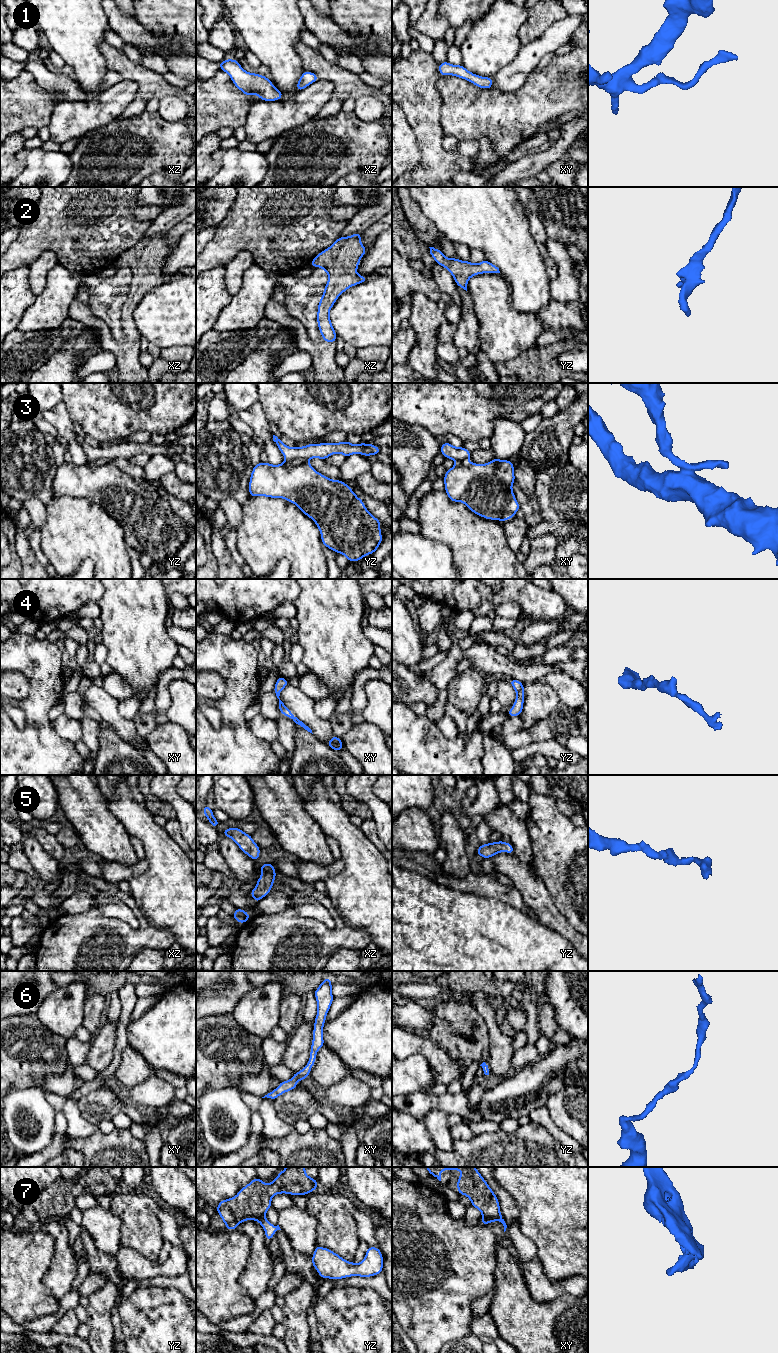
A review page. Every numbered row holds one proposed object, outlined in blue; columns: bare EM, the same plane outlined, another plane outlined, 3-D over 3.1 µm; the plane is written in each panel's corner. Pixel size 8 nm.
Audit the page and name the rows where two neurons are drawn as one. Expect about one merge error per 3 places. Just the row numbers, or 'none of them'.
3, 7

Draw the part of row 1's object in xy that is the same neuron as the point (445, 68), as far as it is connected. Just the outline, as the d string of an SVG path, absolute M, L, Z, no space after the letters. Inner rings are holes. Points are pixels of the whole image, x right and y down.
M445 61L439 63L438 71L441 74L441 76L456 76L470 81L472 84L479 88L490 89L493 85L493 80L491 77L482 77L473 74L472 72L468 71L463 65L453 65Z

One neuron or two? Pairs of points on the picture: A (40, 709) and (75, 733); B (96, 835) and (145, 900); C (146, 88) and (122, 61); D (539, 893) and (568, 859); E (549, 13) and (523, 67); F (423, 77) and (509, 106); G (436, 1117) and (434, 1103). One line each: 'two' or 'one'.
A: two
B: two
C: one
D: two
E: two
F: two
G: two

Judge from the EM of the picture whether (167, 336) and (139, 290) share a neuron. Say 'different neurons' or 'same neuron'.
different neurons

